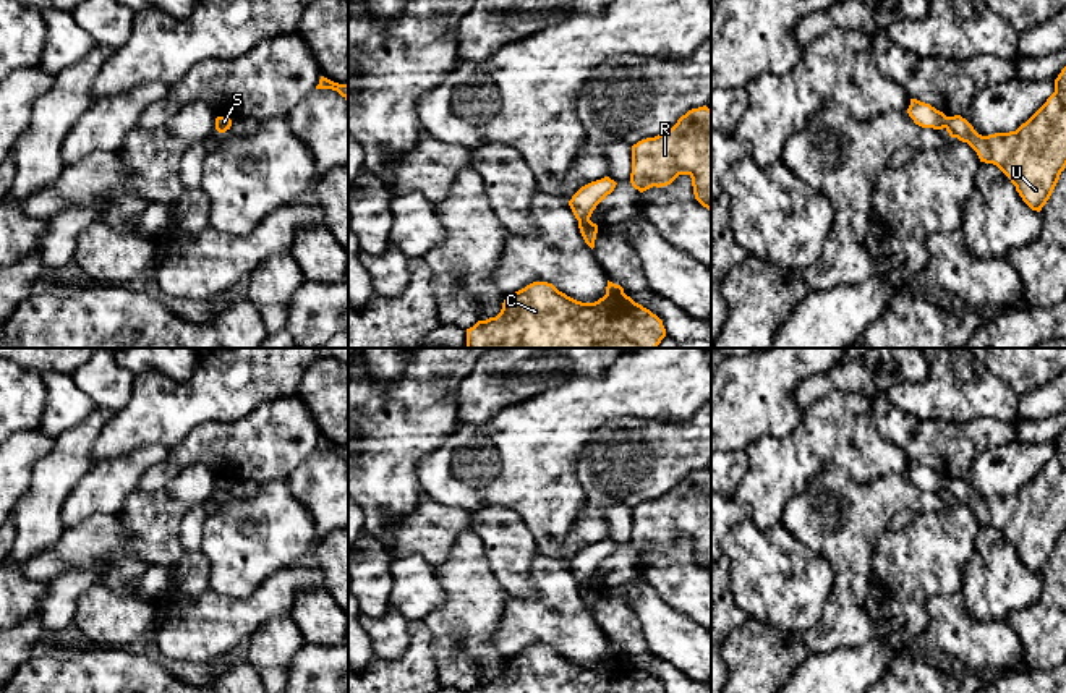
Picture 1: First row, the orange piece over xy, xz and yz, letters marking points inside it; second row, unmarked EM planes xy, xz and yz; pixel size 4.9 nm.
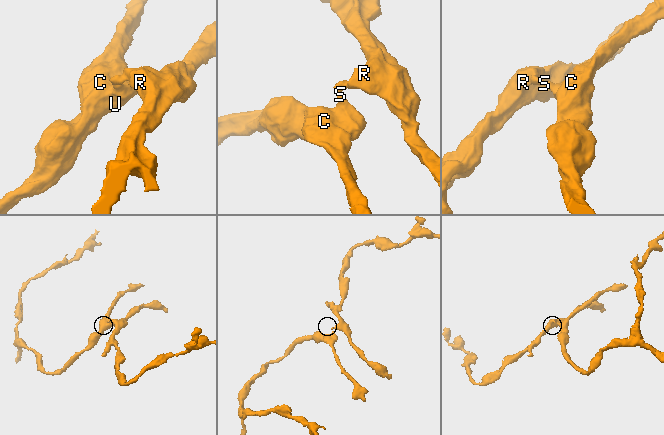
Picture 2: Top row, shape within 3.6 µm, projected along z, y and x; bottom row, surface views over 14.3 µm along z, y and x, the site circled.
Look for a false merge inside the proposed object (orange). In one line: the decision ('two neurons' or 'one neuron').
two neurons

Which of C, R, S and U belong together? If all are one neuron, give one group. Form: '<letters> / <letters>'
C S U / R

